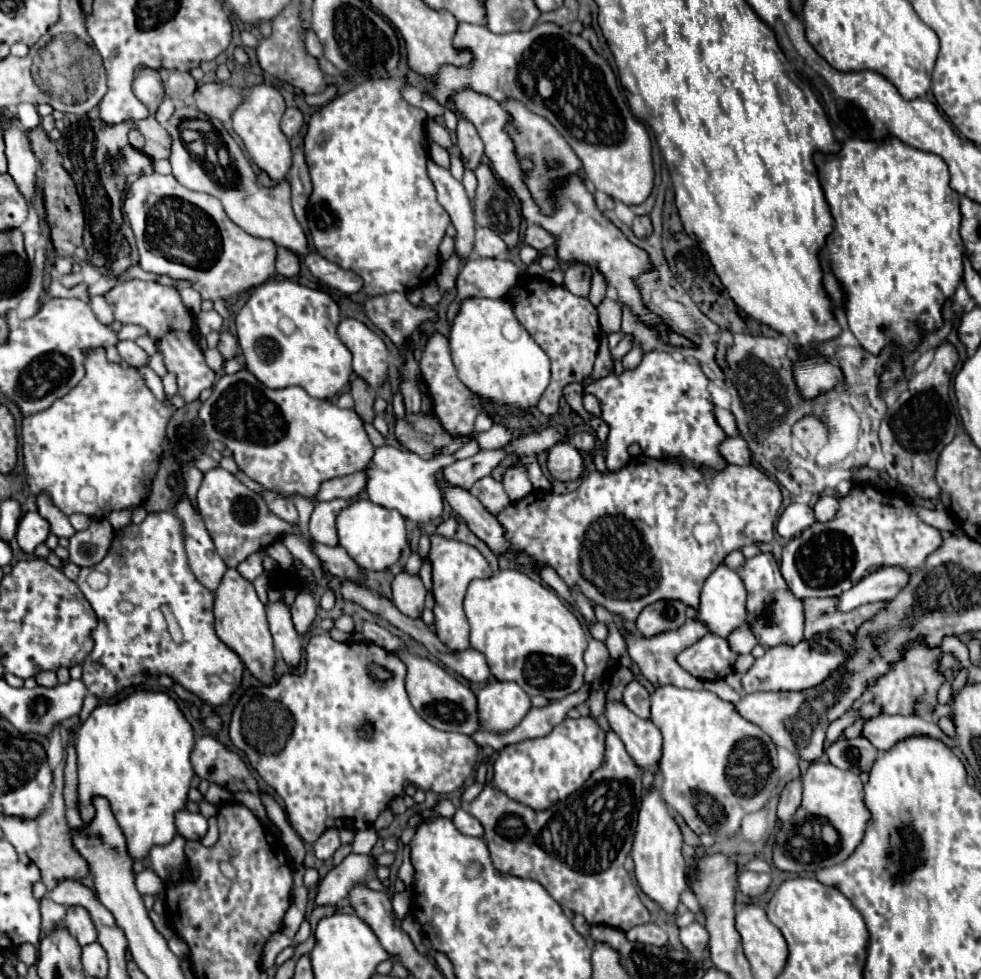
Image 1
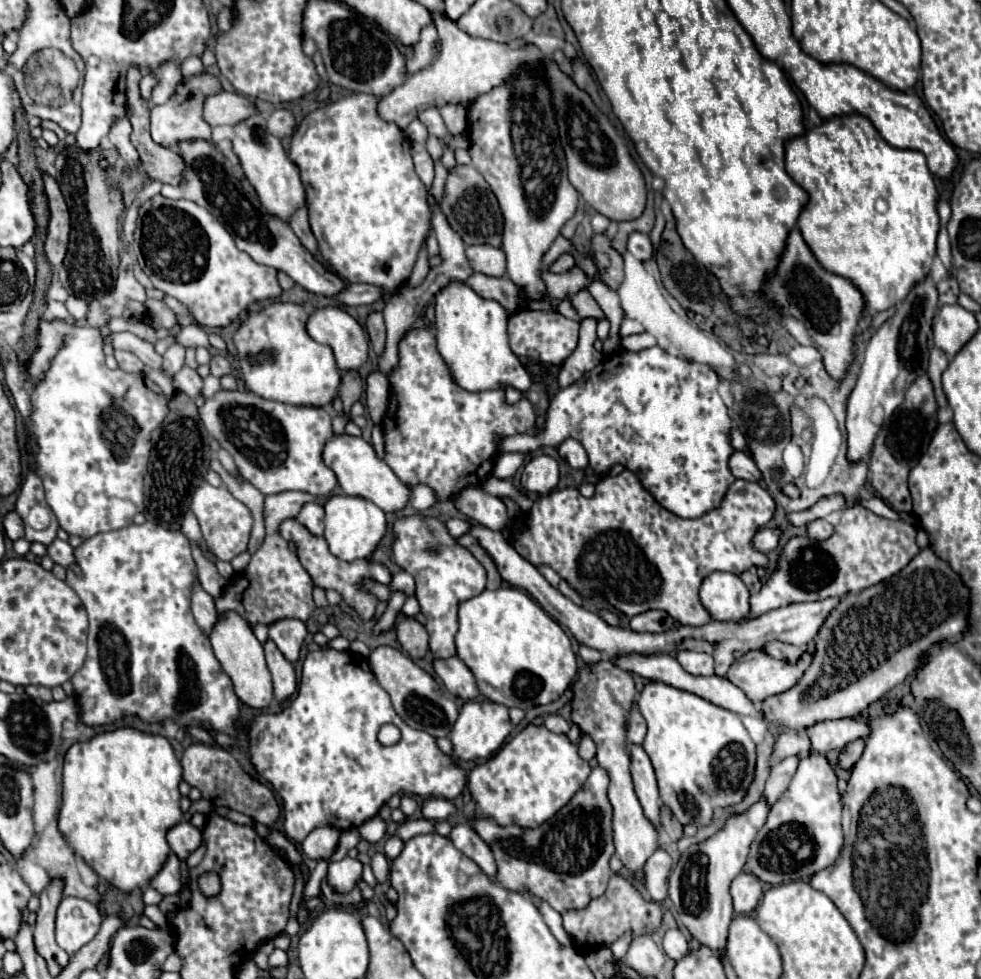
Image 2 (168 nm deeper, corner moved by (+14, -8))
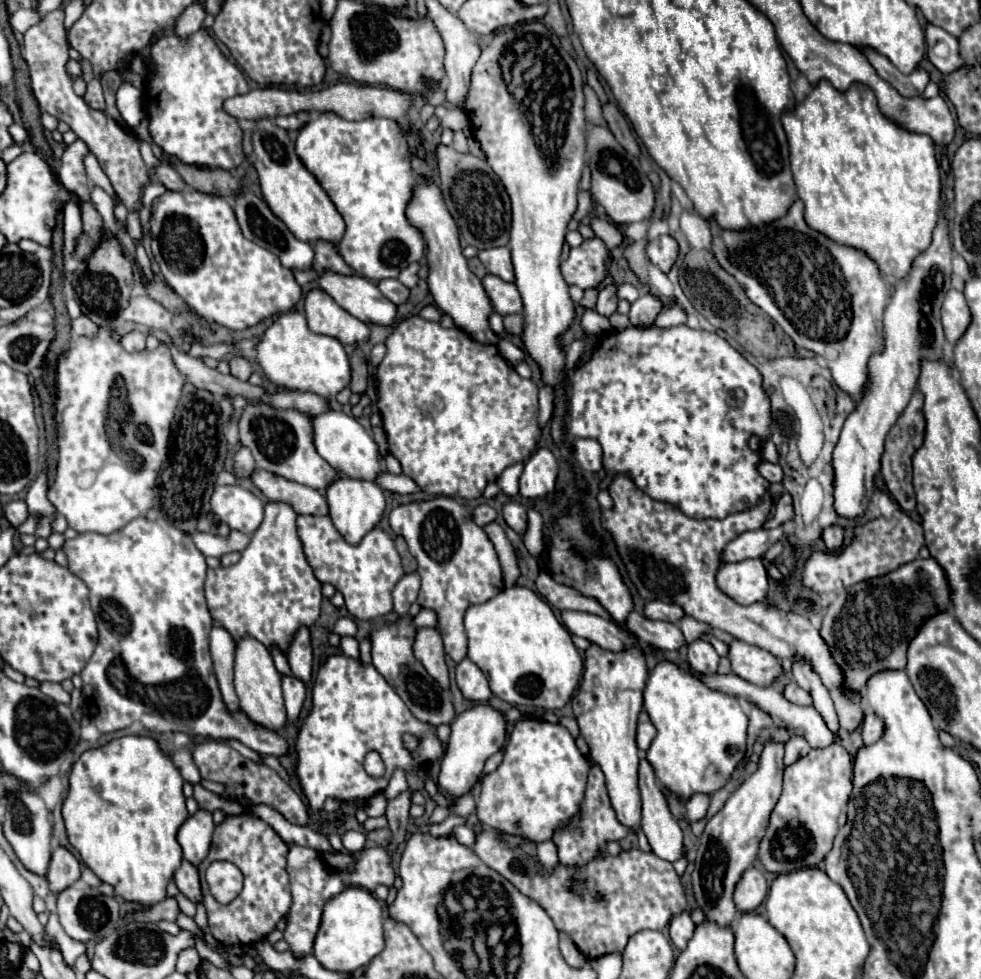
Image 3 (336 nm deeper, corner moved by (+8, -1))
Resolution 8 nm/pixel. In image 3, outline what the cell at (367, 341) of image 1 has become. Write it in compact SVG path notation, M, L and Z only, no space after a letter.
M310 290L306 296L308 326L316 334L326 334L340 340L344 346L366 344L370 328L350 312L344 312L326 292Z

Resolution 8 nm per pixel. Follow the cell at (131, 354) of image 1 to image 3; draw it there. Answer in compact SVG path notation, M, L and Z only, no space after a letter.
M134 330L122 338L122 346L126 352L142 352L146 348L146 334Z

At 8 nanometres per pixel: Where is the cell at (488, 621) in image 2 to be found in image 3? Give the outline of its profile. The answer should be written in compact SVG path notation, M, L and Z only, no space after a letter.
M504 588L488 602L470 606L464 616L464 626L468 634L468 658L484 672L494 696L514 706L556 710L570 700L574 688L580 684L584 668L583 658L578 648L572 644L570 632L558 622L552 608L530 588Z

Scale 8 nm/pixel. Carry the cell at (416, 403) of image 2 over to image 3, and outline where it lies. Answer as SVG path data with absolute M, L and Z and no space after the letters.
M410 316L404 322L400 322L394 332L386 338L386 356L382 360L382 364L378 366L378 408L382 412L382 424L384 424L384 432L388 438L388 446L390 452L400 460L402 470L408 478L412 478L422 492L432 494L432 496L450 496L450 498L478 498L482 496L486 484L494 482L500 472L504 468L508 468L514 462L524 462L530 458L530 454L536 450L536 442L540 438L540 428L536 422L538 416L538 388L532 380L520 378L516 374L516 370L500 356L496 346L490 344L480 344L476 340L472 340L468 334L464 334L458 328L442 328L438 322L428 322L420 316Z

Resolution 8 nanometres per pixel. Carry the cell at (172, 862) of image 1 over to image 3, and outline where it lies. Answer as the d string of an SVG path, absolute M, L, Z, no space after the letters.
M182 860L180 868L174 872L174 882L176 882L178 890L180 890L184 896L188 896L192 902L202 900L198 870L196 870L196 866L188 864L188 860Z

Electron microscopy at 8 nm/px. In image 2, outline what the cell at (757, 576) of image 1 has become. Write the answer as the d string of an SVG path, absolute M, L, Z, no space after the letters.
M774 641L774 643L768 643L764 647L766 647L766 653L770 657L780 659L780 661L788 661L788 663L798 663L798 659L804 653L804 647L794 647L794 645L782 643L782 641Z

